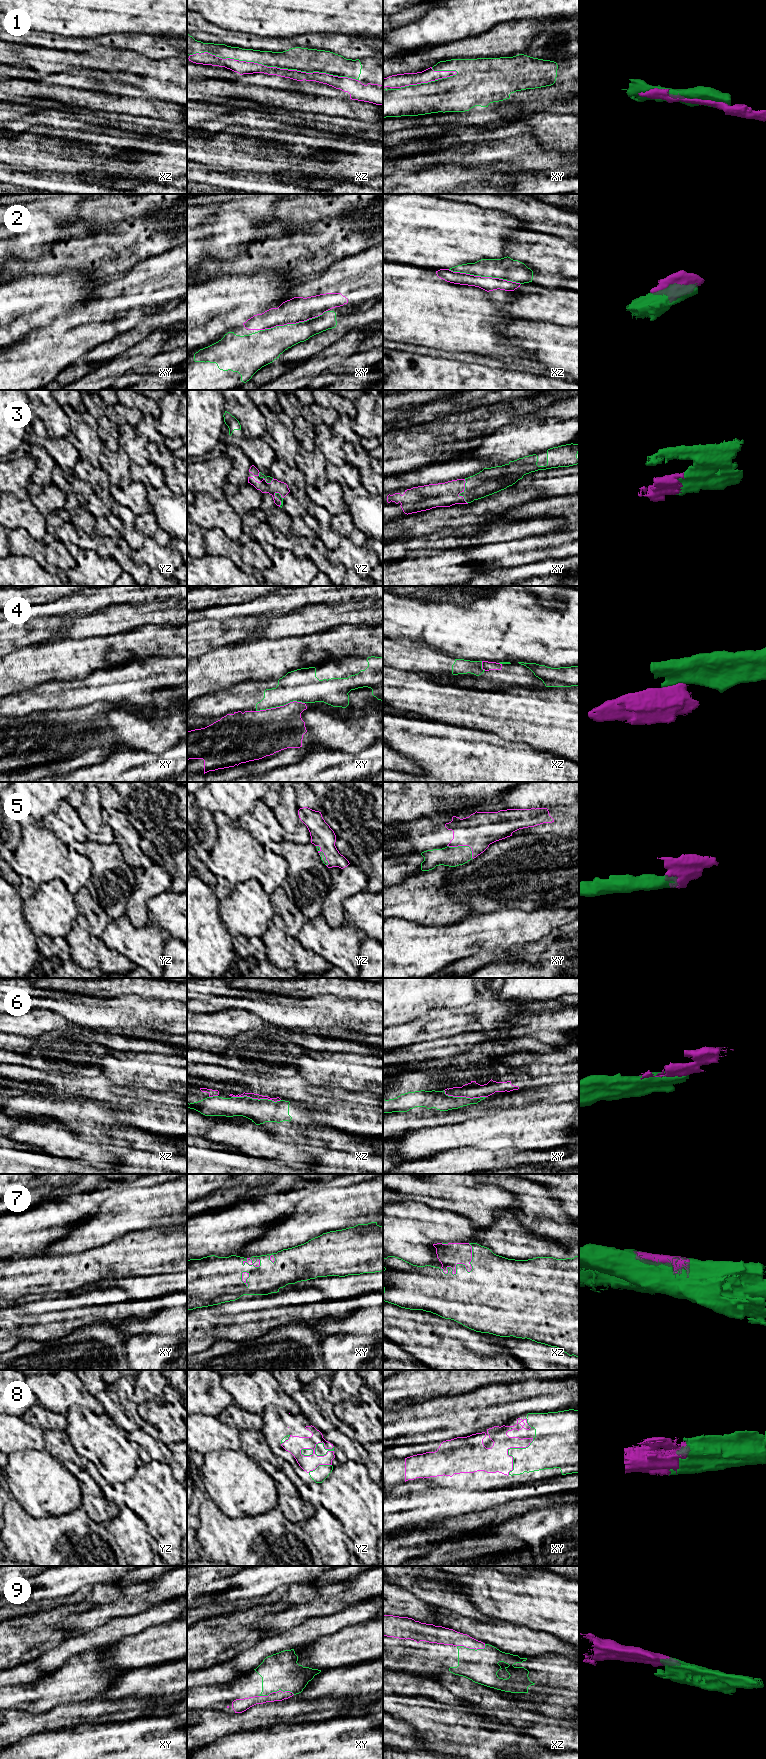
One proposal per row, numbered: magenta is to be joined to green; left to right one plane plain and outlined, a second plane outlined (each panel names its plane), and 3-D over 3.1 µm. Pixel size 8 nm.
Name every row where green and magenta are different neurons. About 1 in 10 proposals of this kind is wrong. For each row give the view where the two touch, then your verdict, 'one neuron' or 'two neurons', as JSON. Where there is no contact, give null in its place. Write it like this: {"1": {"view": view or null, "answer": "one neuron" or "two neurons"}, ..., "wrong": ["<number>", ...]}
{"1": {"view": "xz", "answer": "one neuron"}, "2": {"view": "xz", "answer": "one neuron"}, "3": {"view": "xy", "answer": "one neuron"}, "4": {"view": "xy", "answer": "two neurons"}, "5": {"view": "xy", "answer": "one neuron"}, "6": {"view": "xz", "answer": "two neurons"}, "7": {"view": "xz", "answer": "one neuron"}, "8": {"view": "yz", "answer": "one neuron"}, "9": {"view": "xy", "answer": "one neuron"}, "wrong": ["4", "6"]}

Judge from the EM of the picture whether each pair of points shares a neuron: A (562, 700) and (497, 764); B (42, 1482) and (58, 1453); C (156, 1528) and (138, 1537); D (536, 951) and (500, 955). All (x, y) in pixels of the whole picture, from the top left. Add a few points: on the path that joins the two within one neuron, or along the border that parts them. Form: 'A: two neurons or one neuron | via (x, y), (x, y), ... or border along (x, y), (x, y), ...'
A: two neurons | border along (496, 736), (507, 741), (525, 742), (540, 751)
B: two neurons | border along (45, 1448), (62, 1464)
C: two neurons | border along (134, 1513), (144, 1523), (148, 1533)
D: one neuron | via (527, 953), (509, 955)

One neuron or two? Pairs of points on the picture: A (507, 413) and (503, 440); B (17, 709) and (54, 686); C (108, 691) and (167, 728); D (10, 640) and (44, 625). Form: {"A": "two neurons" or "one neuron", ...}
{"A": "two neurons", "B": "one neuron", "C": "two neurons", "D": "one neuron"}

